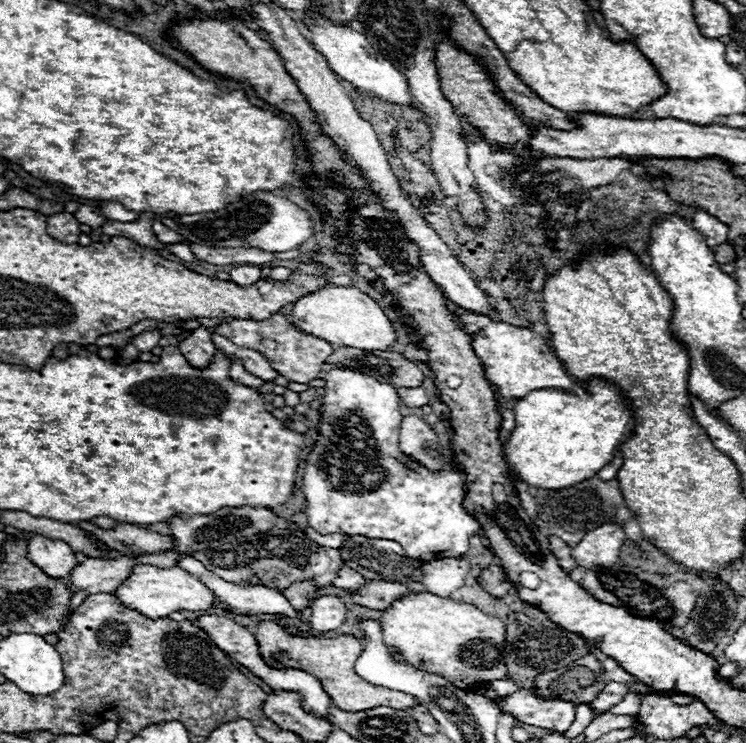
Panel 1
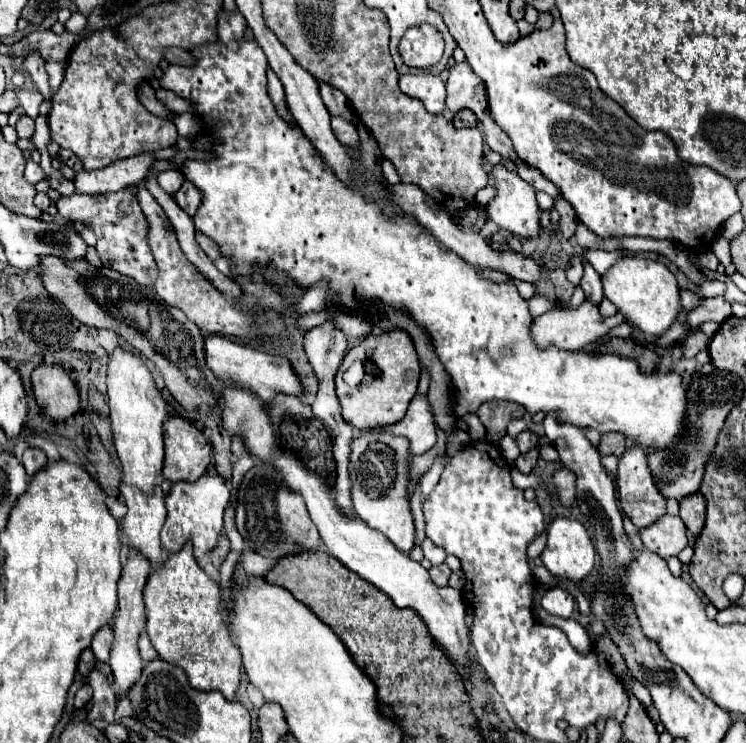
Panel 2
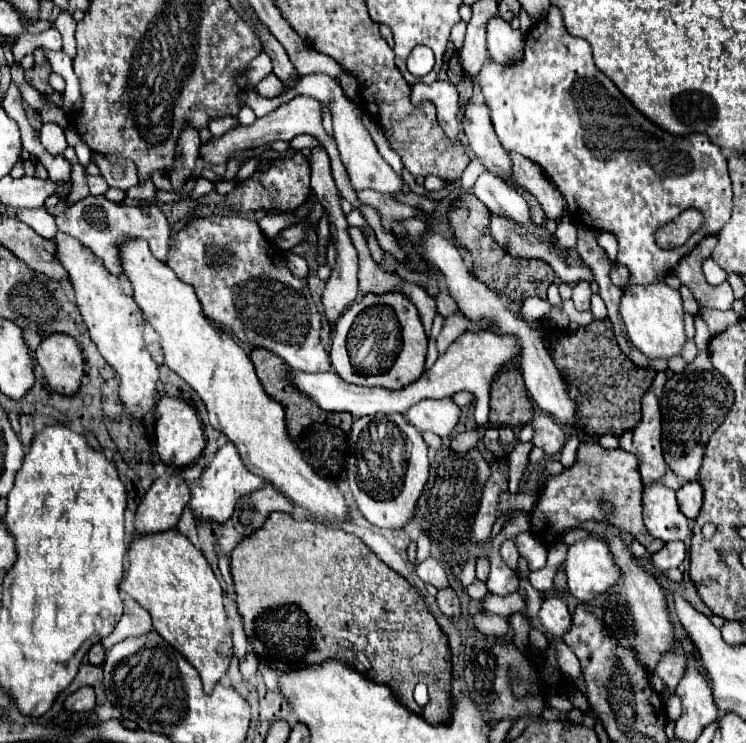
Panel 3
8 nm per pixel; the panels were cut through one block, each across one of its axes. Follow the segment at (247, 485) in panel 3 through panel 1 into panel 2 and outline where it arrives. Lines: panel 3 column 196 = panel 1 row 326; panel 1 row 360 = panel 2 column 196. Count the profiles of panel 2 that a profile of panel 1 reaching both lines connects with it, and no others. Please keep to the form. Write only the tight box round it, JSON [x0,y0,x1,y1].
[160,474,230,558]

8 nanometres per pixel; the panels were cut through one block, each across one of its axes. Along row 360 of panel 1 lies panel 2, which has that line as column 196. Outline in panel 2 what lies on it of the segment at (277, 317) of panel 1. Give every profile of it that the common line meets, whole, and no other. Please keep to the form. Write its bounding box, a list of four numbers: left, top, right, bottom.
[138,186,290,338]

